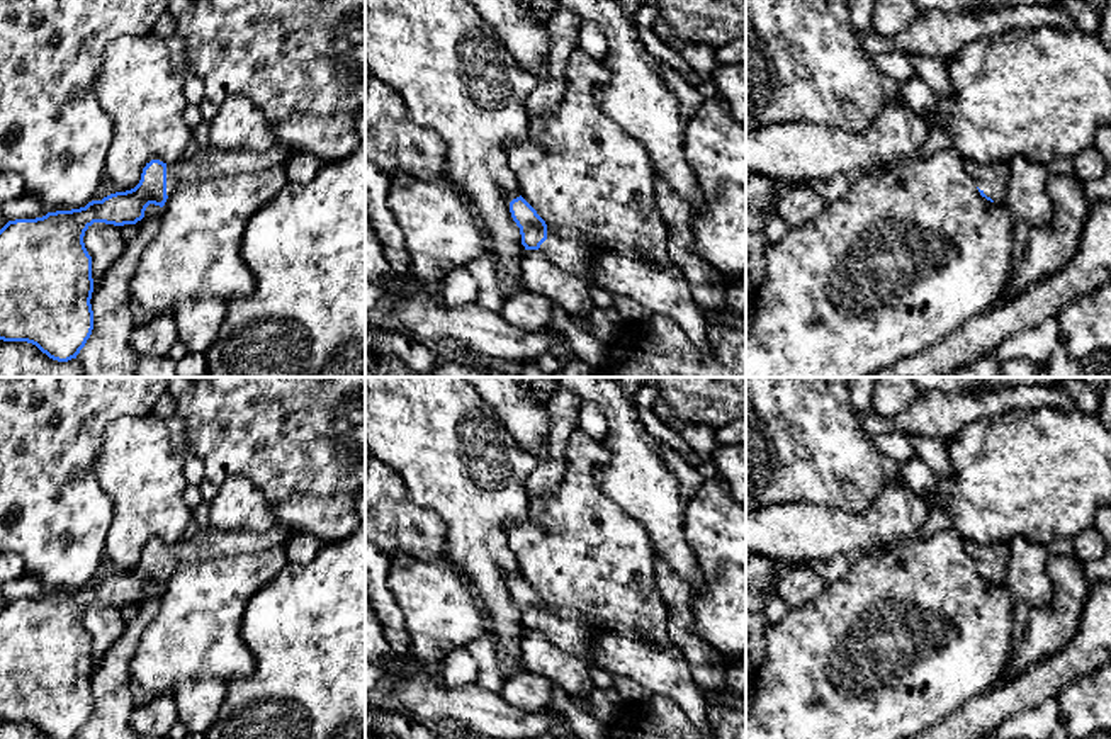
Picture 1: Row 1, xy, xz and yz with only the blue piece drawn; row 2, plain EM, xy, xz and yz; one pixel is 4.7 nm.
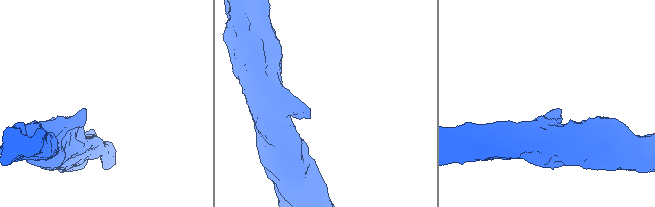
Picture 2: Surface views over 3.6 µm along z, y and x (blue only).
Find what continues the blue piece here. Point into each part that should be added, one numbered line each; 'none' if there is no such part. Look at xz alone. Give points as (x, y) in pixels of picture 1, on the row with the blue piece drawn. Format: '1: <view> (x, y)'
1: xz (569, 250)

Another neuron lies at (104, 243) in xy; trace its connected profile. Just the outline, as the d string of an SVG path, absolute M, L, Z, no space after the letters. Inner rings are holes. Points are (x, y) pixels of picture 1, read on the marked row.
M93 223L85 231L83 243L92 257L92 279L95 287L126 248L121 226Z

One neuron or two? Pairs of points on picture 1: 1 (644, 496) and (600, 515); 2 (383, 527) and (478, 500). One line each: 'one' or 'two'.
1: two
2: two

